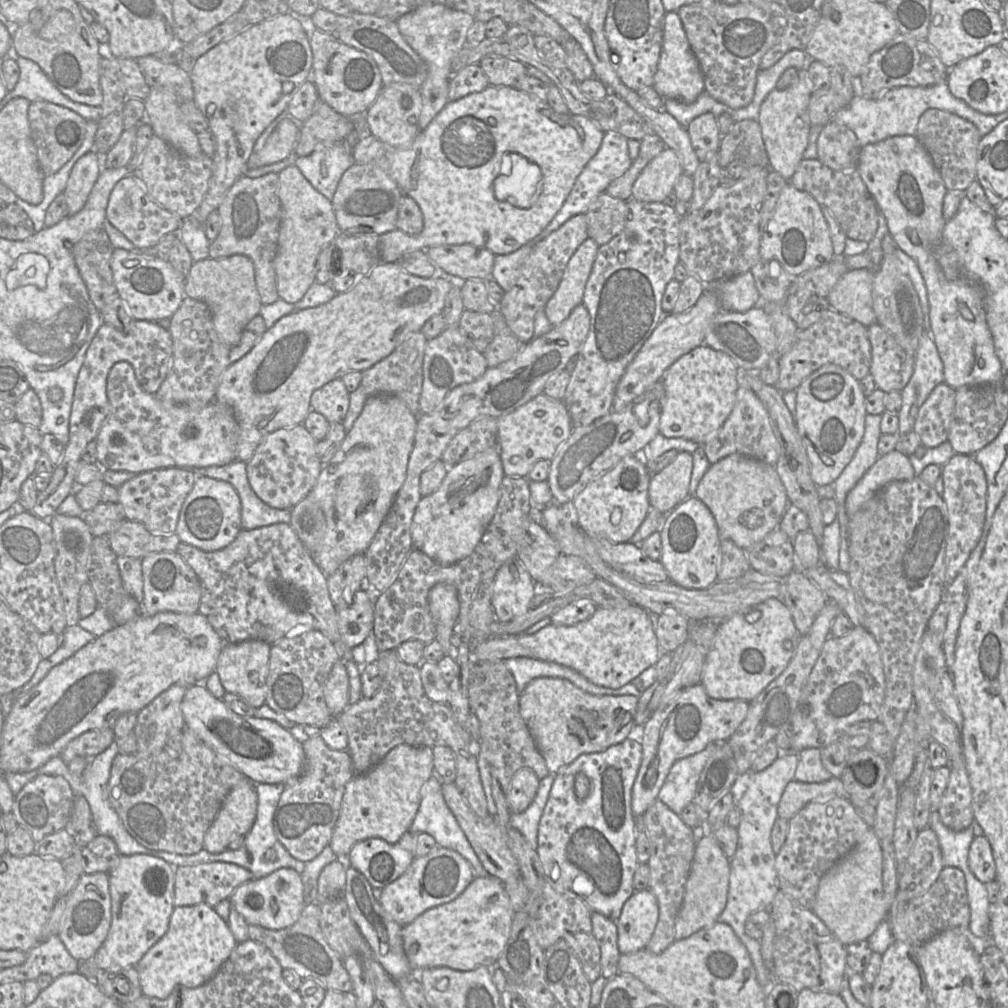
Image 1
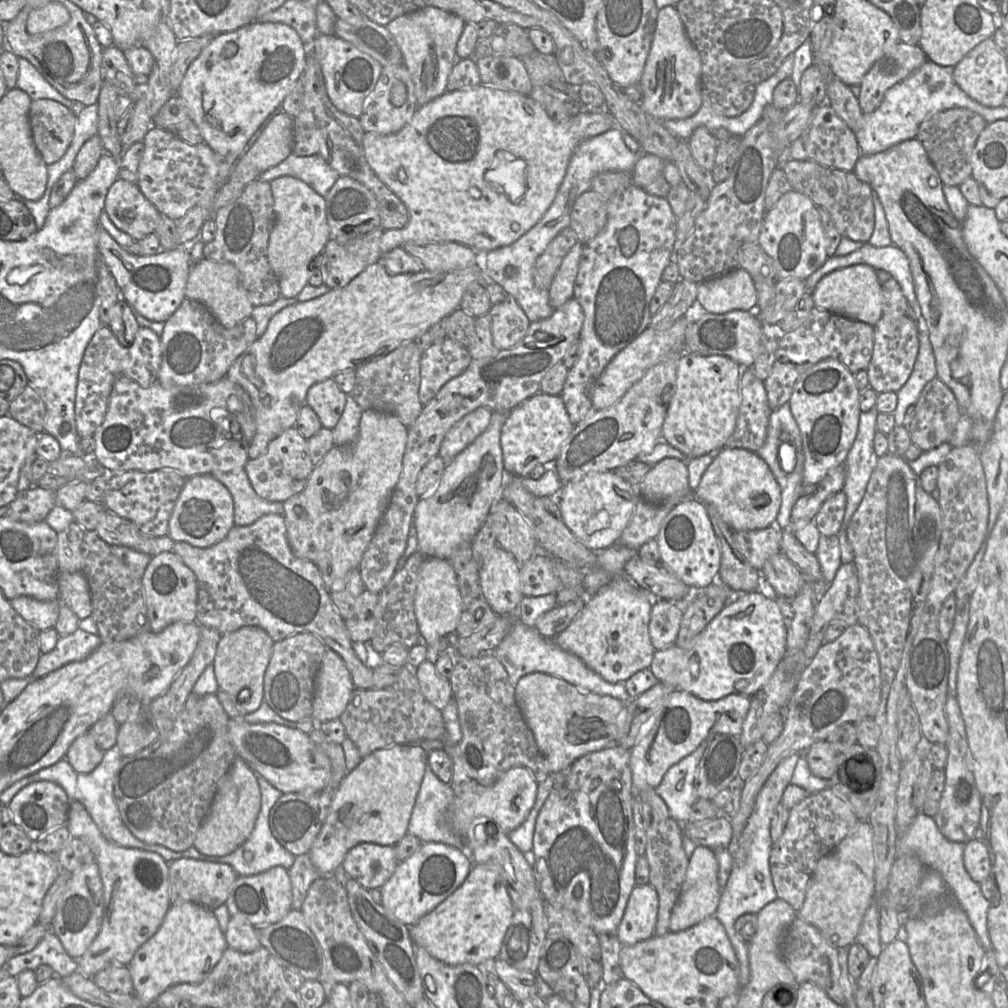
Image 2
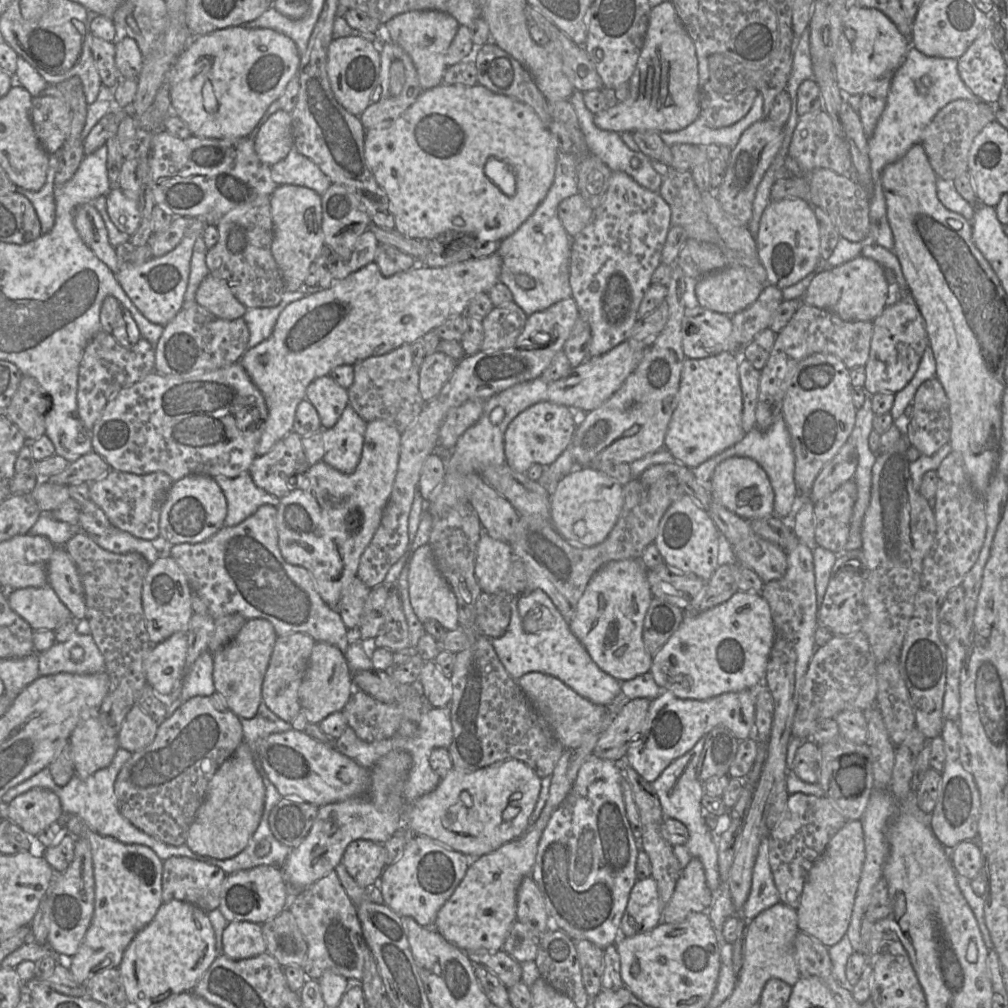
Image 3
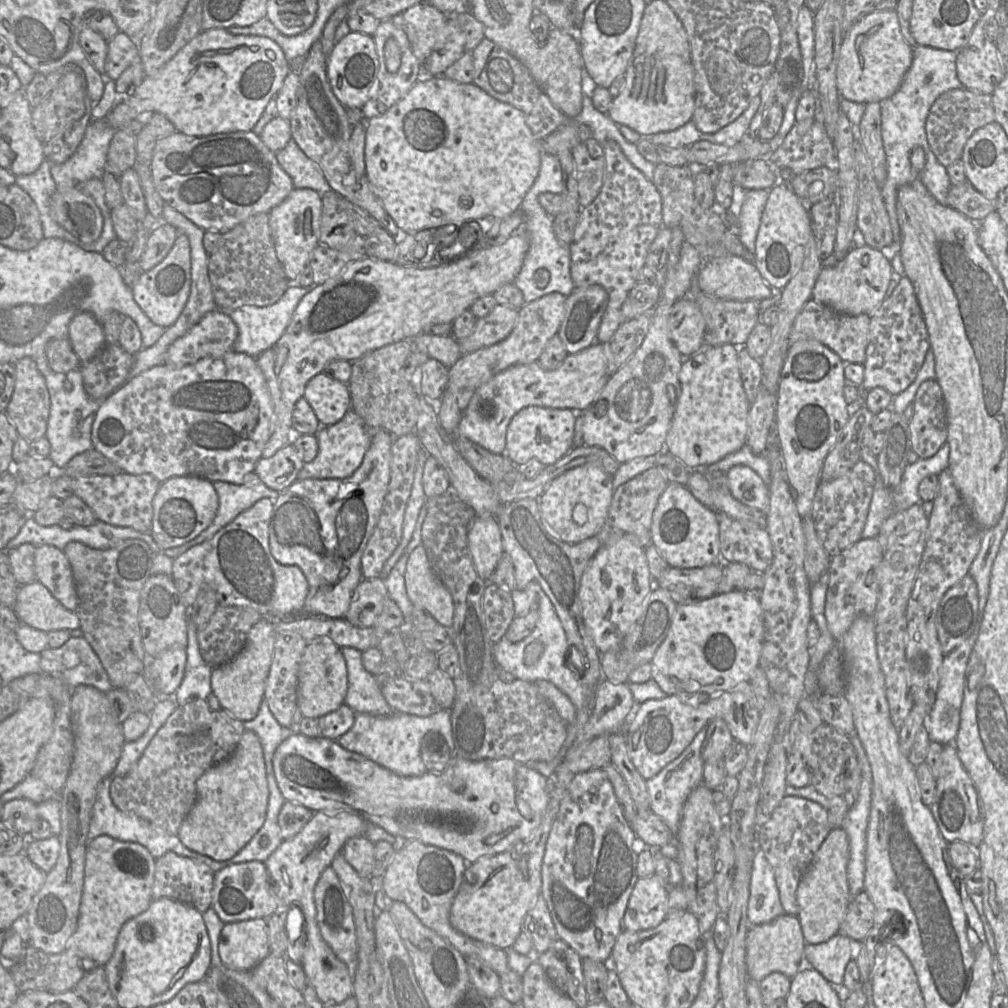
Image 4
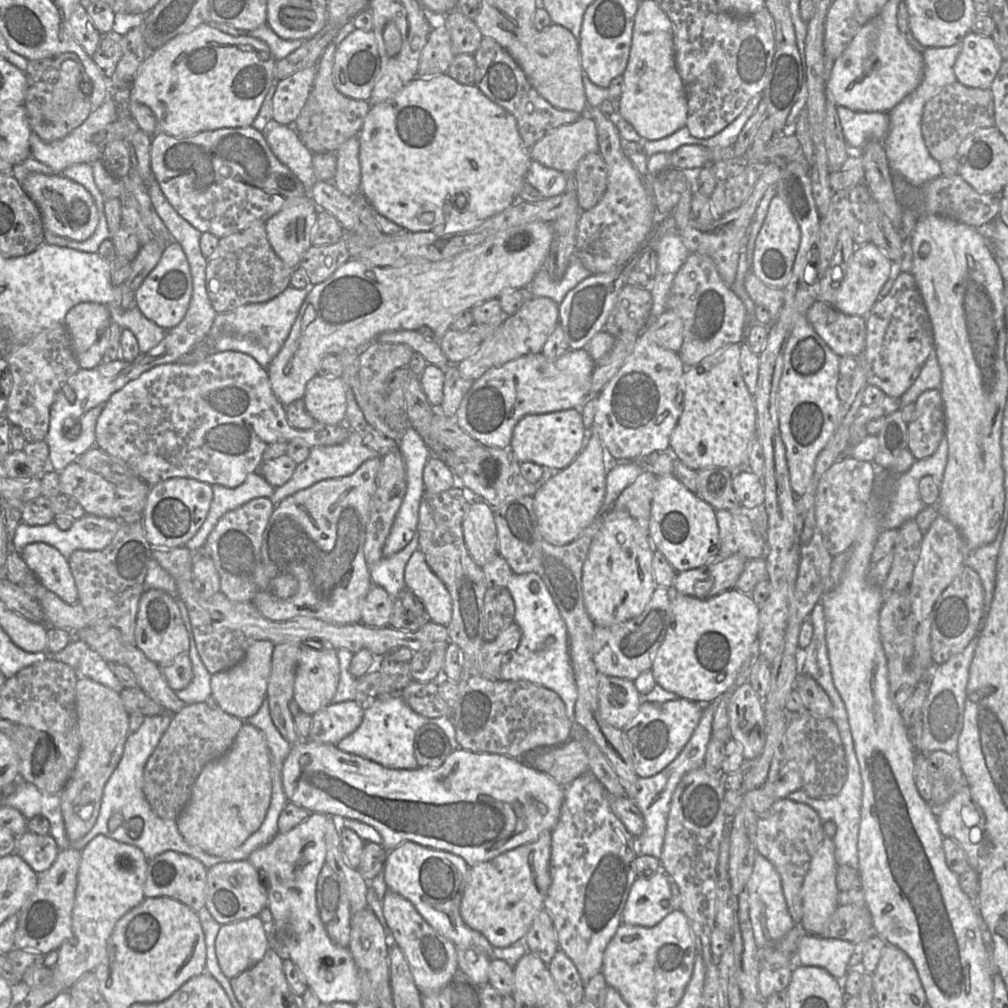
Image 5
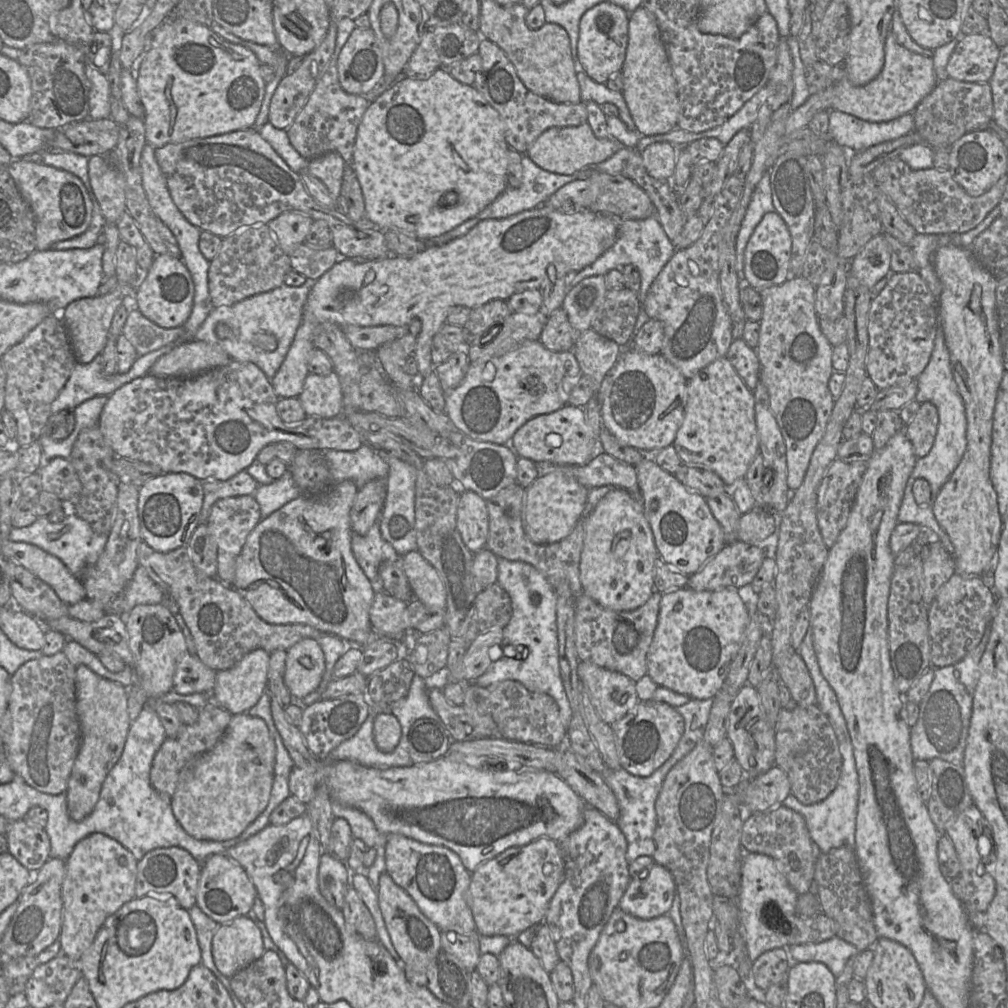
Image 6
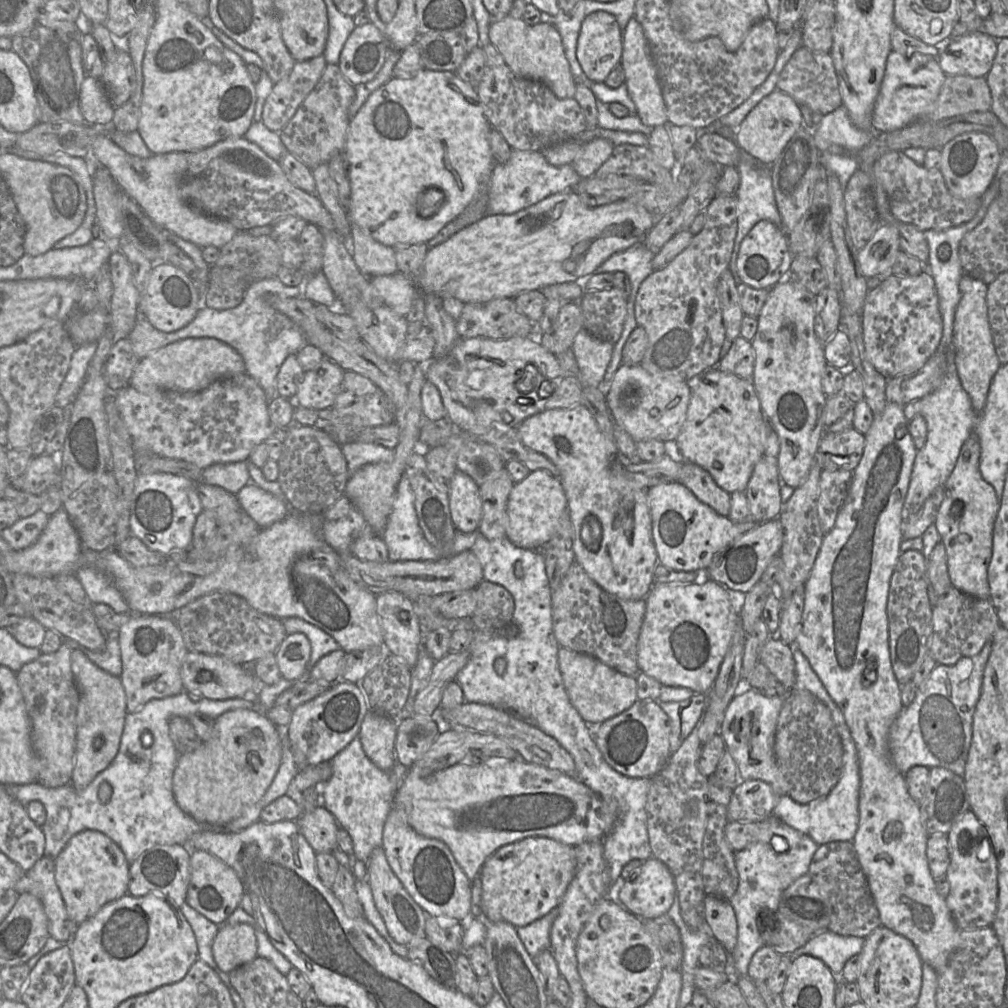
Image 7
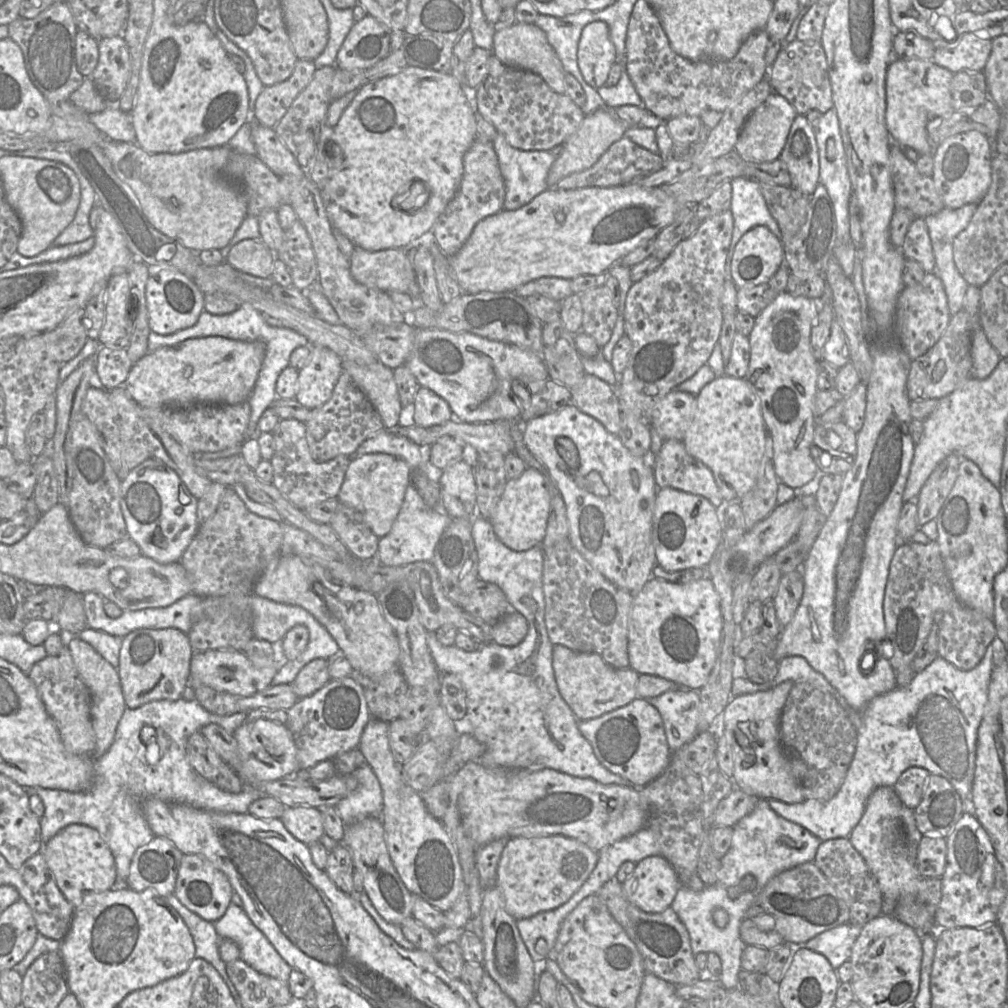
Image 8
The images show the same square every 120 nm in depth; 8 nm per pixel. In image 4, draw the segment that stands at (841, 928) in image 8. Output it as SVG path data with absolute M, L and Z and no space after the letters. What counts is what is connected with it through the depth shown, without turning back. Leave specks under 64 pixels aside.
M837 934L824 943L806 944L804 948L804 966L810 966L817 970L828 982L830 982L833 986L836 986L842 994L846 995L847 992L841 991L841 987L843 987L844 972L848 962L853 959L859 943L860 942L850 940L850 938L844 935Z

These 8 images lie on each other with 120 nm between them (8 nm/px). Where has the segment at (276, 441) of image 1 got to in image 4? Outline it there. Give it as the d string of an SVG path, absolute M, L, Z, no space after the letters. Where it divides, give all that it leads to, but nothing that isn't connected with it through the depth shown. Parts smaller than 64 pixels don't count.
M290 442L268 458L258 460L254 472L272 490L283 492L297 479L304 462Z

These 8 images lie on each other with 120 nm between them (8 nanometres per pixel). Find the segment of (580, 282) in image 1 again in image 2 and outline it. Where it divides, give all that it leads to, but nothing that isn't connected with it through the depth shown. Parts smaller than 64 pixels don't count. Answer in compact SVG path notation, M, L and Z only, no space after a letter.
M576 242L563 258L549 290L549 304L557 309L573 298L574 284L578 273L583 244Z

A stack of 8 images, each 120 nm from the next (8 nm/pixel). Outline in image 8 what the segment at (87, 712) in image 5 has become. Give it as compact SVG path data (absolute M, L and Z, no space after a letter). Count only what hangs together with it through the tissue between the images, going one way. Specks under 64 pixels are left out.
M78 636L67 637L66 646L71 653L74 665L91 693L91 720L96 736L96 745L91 757L102 757L111 747L117 726L126 709L118 670L106 661L90 644Z

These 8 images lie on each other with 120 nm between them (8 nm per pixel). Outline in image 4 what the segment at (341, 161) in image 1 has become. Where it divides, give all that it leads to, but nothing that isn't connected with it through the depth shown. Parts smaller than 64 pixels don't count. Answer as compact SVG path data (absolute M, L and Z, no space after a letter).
M293 139L274 154L280 166L290 176L294 188L313 189L321 195L330 189L317 165L305 155Z

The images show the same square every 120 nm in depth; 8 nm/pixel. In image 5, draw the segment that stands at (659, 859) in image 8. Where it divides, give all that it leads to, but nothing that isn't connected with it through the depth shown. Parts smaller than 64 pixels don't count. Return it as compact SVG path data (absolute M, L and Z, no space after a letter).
M662 870L651 877L637 877L633 882L622 911L622 922L650 928L661 922L670 912L671 889L669 877Z

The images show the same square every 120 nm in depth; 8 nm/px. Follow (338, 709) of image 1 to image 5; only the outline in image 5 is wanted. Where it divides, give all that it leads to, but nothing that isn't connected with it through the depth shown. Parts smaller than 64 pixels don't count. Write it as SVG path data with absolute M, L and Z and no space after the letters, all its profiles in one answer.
M321 640L312 641L314 642L301 646L293 695L293 699L300 707L300 710L311 716L332 702L340 677L340 664L337 649L322 646Z

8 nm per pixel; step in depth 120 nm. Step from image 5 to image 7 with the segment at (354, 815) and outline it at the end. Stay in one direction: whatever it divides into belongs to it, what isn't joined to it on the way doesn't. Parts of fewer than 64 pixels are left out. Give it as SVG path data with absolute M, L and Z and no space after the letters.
M485 758L483 760L471 760L472 763L460 762L443 770L419 770L408 769L394 796L394 805L402 805L408 817L408 823L419 834L443 841L452 852L456 862L472 882L479 875L486 859L501 846L513 843L528 837L547 837L569 846L577 846L584 842L604 840L612 831L618 818L618 804L615 800L605 801L576 777L570 777L558 770L553 770L533 763L528 763L520 758L514 760L506 758Z

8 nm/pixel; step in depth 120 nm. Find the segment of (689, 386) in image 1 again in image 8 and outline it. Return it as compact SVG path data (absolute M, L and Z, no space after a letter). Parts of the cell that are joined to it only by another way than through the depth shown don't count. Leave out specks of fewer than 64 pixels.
M721 375L696 396L690 426L683 439L687 452L713 473L724 503L740 502L757 480L765 453L766 425L760 401L744 378Z

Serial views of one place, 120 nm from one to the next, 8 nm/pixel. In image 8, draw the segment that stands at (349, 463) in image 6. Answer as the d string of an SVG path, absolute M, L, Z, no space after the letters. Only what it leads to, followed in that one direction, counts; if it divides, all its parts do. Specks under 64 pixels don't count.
M388 429L368 437L355 451L351 458L358 458L369 453L384 453L404 460L413 471L427 468L429 462L429 446L420 446L406 437L398 436Z

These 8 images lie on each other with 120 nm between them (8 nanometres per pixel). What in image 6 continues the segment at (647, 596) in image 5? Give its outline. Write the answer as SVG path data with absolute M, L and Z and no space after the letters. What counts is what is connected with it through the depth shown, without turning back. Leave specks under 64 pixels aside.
M623 488L608 492L585 520L580 580L583 592L605 608L633 611L655 591L659 553L643 504Z

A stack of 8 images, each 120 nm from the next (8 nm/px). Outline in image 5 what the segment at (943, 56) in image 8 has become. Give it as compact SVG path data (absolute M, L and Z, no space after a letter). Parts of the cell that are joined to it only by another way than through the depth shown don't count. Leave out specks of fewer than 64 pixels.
M970 31L961 41L954 73L957 81L964 86L990 90L1002 61L991 36Z

